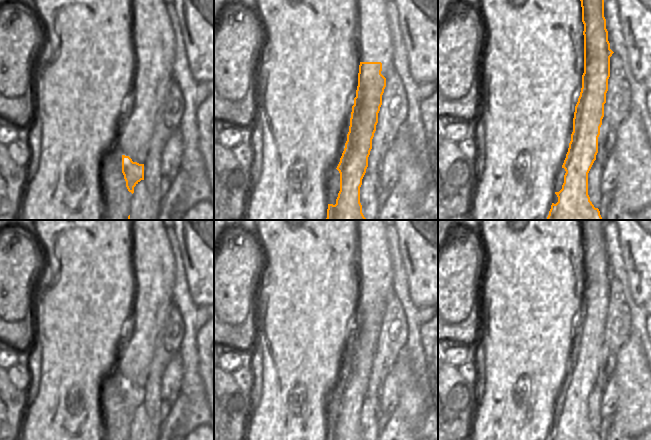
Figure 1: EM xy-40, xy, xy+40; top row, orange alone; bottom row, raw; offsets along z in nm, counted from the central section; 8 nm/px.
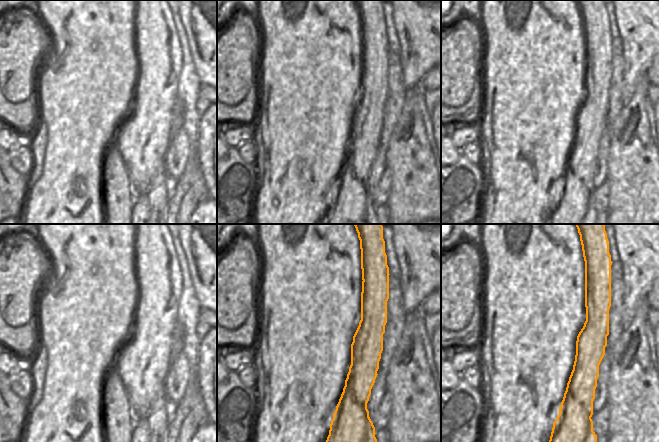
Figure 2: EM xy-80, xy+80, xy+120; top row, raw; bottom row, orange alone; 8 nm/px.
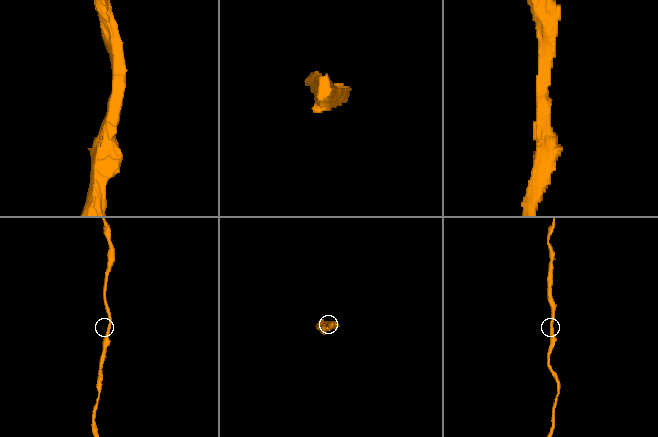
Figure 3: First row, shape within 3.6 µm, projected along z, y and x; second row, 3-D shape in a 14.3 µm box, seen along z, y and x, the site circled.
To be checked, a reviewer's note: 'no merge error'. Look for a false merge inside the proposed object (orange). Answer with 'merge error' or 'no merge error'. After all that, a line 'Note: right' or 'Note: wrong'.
no merge error
Note: right

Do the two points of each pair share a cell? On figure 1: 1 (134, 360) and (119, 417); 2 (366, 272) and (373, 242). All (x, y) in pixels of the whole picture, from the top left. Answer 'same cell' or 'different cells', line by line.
1: different cells
2: same cell

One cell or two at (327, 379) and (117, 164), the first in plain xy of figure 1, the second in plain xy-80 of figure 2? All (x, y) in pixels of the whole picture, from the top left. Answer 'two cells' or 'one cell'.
two cells

